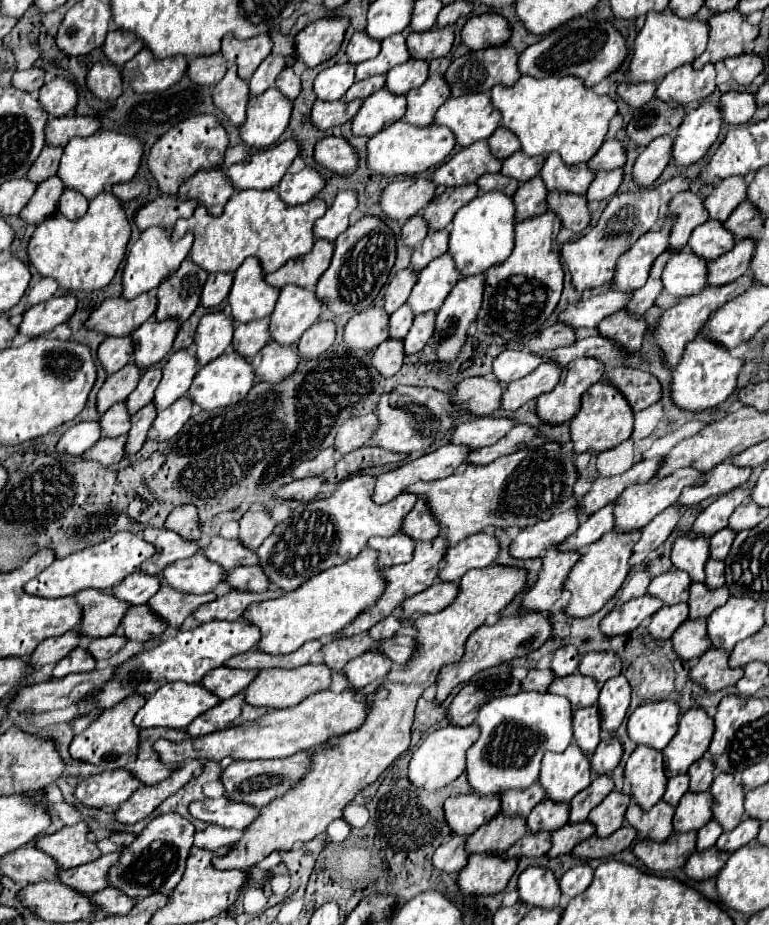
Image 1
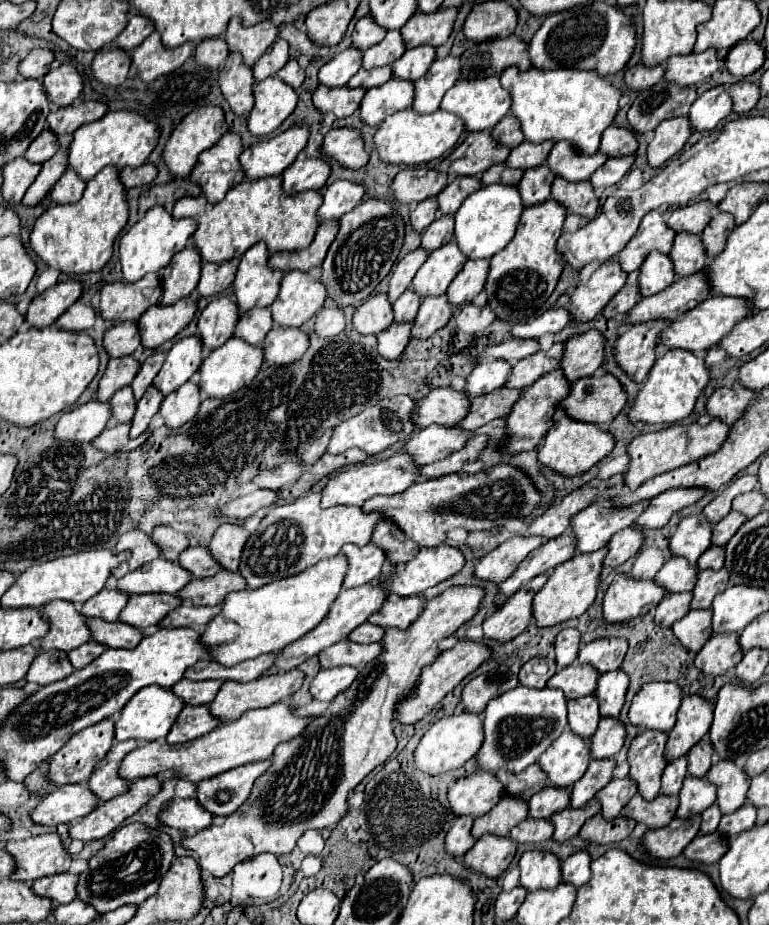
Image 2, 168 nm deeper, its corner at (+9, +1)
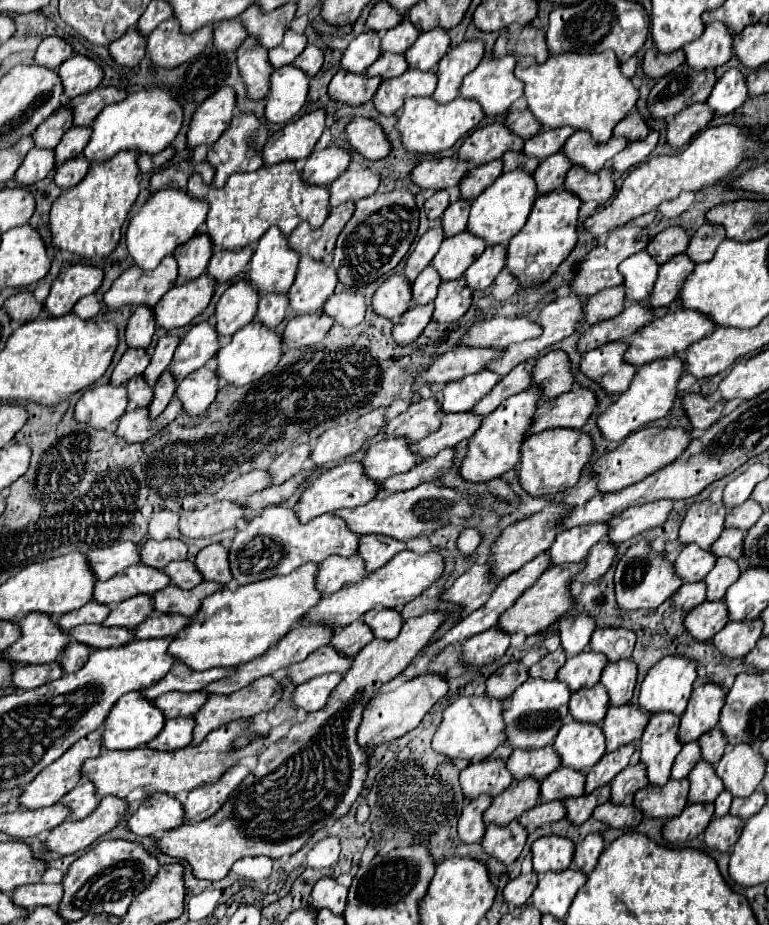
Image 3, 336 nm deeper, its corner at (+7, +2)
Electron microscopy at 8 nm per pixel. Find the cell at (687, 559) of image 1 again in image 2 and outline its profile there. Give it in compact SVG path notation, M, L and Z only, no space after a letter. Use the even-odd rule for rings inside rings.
M704 514L686 516L680 520L674 536L670 538L670 552L674 556L688 558L690 564L696 564L698 556L712 546L712 524Z

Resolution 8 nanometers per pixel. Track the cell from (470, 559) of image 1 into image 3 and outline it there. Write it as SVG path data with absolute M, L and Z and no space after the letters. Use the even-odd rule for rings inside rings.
M402 551L398 553L390 563L386 563L384 567L380 567L378 571L370 573L368 579L354 583L350 587L344 587L328 597L322 597L320 603L316 605L316 611L312 611L312 615L308 615L308 621L328 621L336 627L346 627L348 623L356 621L360 615L364 615L370 609L376 607L388 607L388 609L396 609L406 605L408 601L412 601L414 597L422 595L432 583L436 583L442 573L444 573L444 557L438 551L430 551L424 555L418 555L414 551Z

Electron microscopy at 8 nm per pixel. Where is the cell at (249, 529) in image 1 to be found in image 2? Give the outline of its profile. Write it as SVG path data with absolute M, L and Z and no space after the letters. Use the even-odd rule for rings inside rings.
M222 524L210 544L208 544L208 550L210 554L214 556L214 560L224 568L224 570L230 570L230 572L236 572L238 568L238 562L240 562L240 554L242 554L242 548L248 540L250 532L244 530L242 526L234 526L234 524Z

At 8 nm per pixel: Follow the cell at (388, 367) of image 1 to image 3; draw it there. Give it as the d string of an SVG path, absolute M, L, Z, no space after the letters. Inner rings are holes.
M432 303L424 307L410 307L406 313L398 317L398 321L394 321L392 327L394 341L398 345L410 345L420 337L422 329L428 325L430 319L432 319Z

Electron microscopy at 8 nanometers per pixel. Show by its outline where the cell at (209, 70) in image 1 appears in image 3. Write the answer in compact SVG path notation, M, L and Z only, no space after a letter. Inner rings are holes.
M234 19L234 21L228 21L228 23L218 23L214 27L212 45L222 53L230 53L230 51L236 51L246 37L248 35L246 35L240 19Z

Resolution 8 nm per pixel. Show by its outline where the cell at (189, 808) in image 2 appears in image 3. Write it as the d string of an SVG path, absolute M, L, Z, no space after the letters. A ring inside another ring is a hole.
M154 793L128 821L128 829L134 831L136 835L160 835L160 831L170 831L170 829L176 829L184 825L184 805L172 797L172 795L166 795L166 793Z

